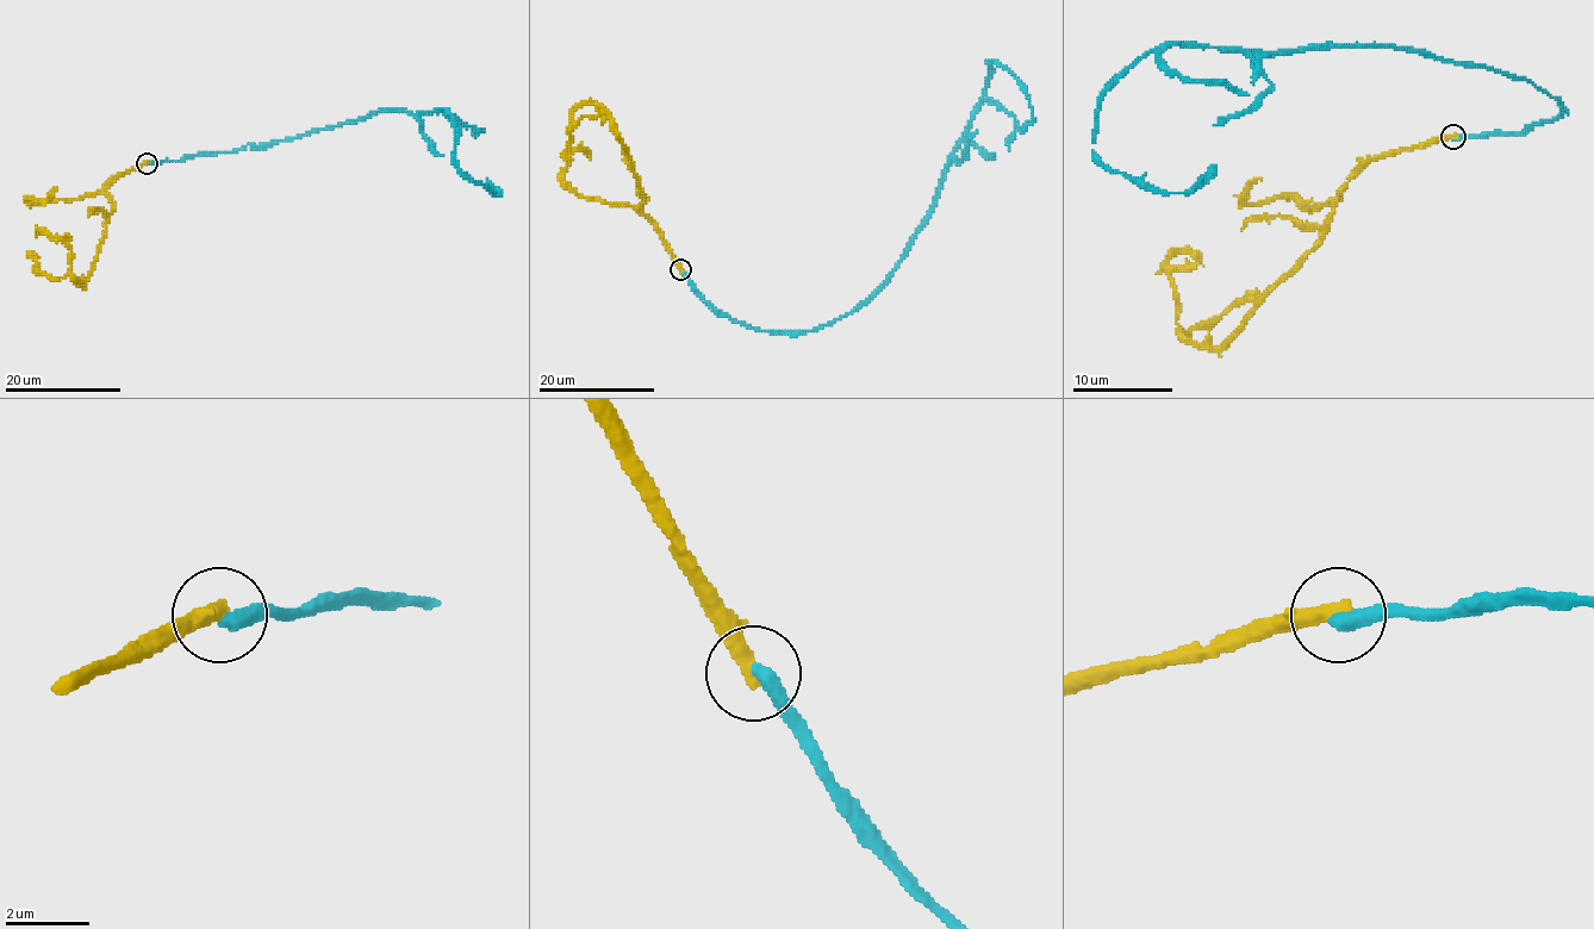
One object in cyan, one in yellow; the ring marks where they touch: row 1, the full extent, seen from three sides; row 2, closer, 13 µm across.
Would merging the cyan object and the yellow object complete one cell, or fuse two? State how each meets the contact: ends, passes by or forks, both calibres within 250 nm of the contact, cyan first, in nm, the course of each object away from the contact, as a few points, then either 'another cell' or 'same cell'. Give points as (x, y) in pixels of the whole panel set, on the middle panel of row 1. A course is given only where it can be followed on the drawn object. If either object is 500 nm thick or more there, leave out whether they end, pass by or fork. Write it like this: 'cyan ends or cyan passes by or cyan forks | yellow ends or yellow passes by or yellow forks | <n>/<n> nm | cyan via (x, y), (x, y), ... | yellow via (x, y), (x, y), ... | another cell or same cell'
cyan ends | yellow ends | 400/440 nm | cyan via (680, 269), (710, 305), (755, 329), (828, 325), (883, 284), (928, 217), (992, 61), (1031, 104), (1020, 132) | yellow via (680, 269), (658, 229), (637, 207), (646, 199), (627, 148), (605, 111), (580, 105), (568, 125) | another cell

